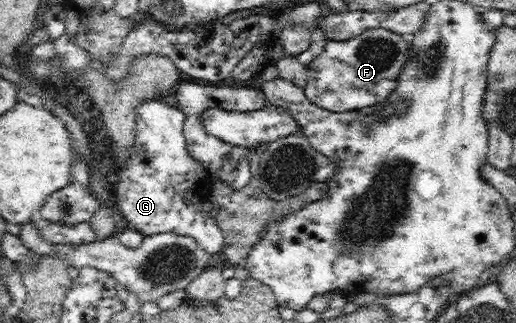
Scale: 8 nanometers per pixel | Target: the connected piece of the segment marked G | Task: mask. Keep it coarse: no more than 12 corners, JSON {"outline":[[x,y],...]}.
{"outline":[[139,104],[111,189],[144,235],[174,232],[210,255],[215,180],[187,150],[185,113]]}

